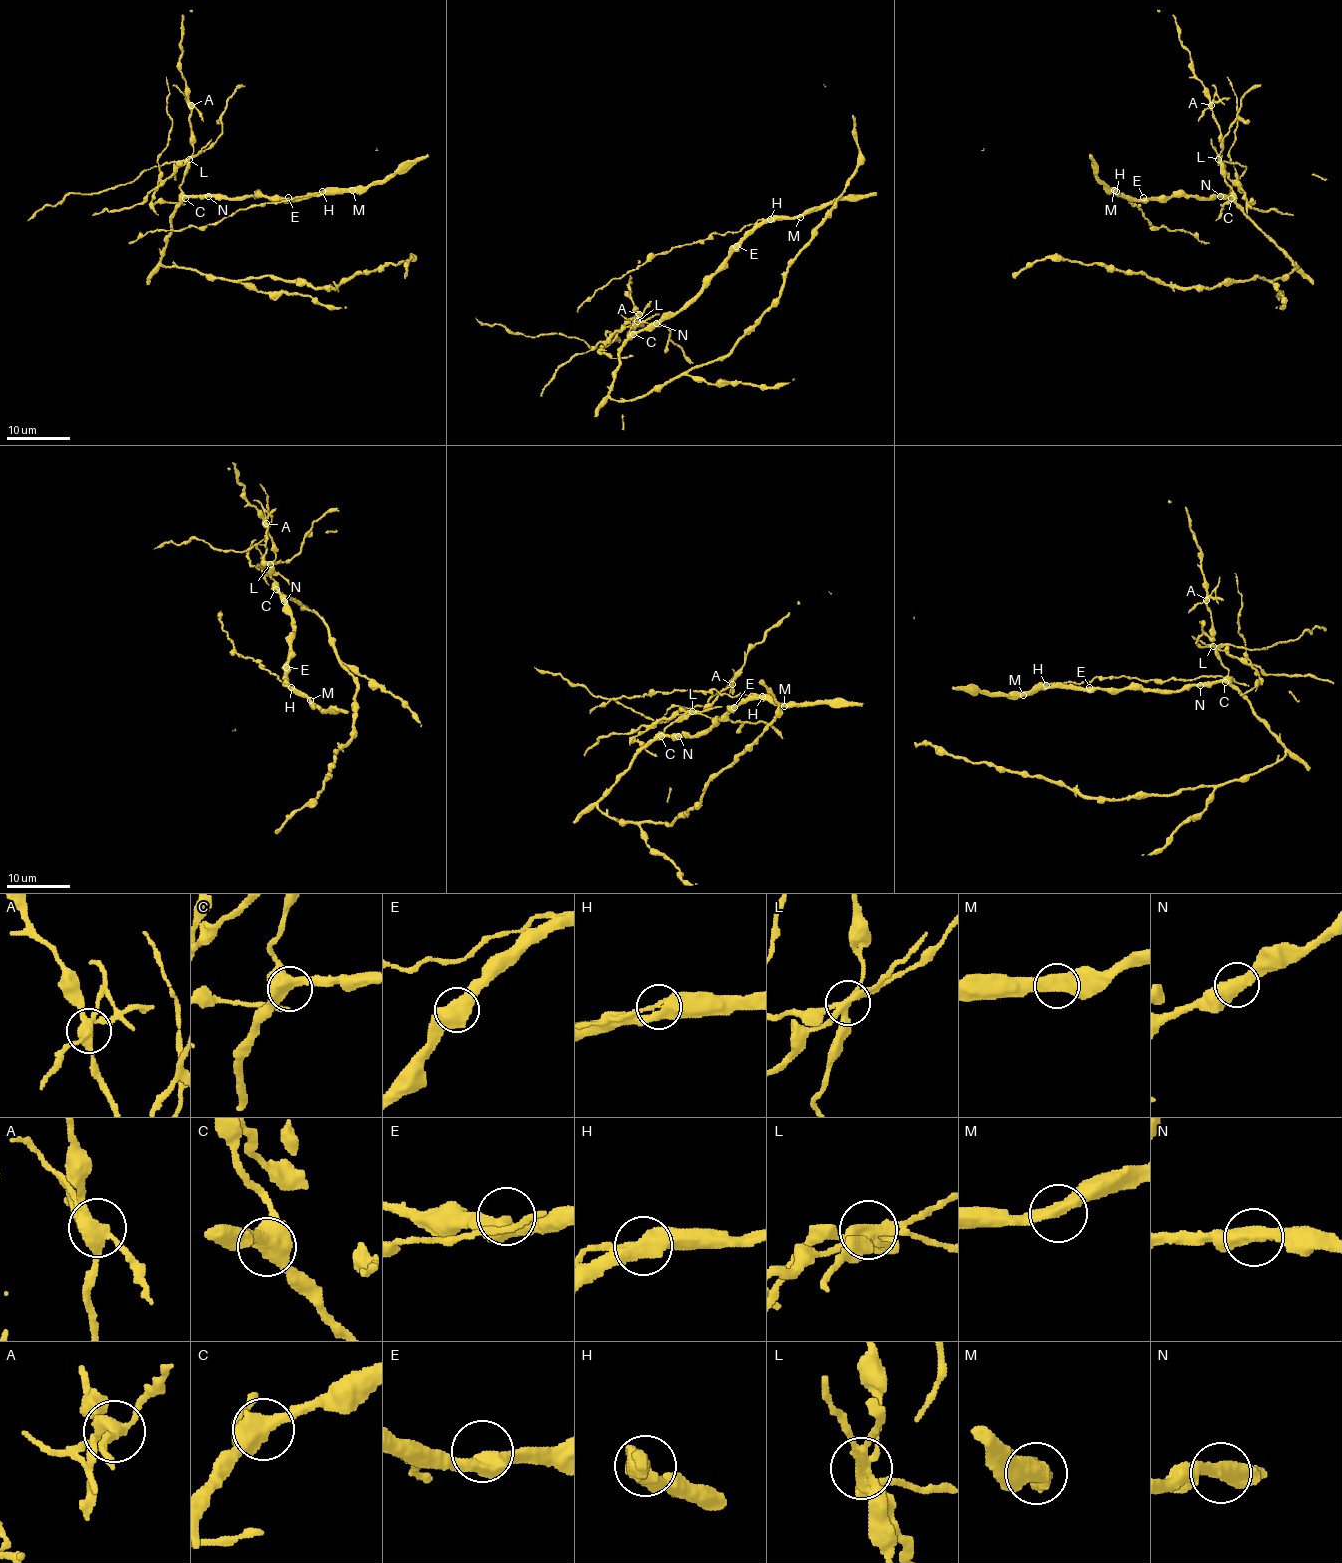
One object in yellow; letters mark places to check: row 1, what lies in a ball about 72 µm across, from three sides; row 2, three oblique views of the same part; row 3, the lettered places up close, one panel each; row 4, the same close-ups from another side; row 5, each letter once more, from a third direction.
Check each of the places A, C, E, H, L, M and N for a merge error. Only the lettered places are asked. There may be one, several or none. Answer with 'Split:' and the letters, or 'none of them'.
Split: A, H, L

